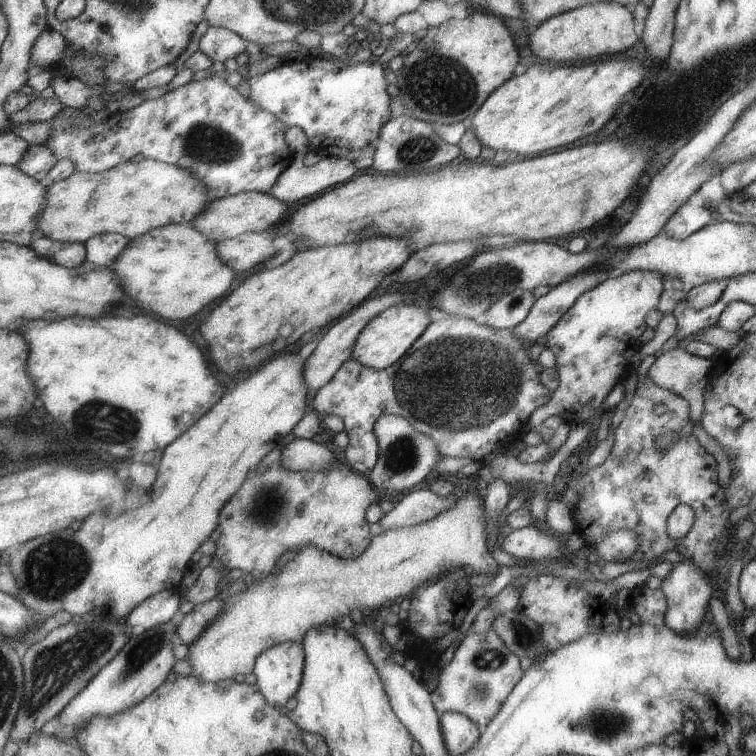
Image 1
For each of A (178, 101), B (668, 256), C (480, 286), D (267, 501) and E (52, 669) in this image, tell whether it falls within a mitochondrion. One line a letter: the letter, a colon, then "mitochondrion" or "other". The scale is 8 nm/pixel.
A: other
B: other
C: mitochondrion
D: mitochondrion
E: mitochondrion

